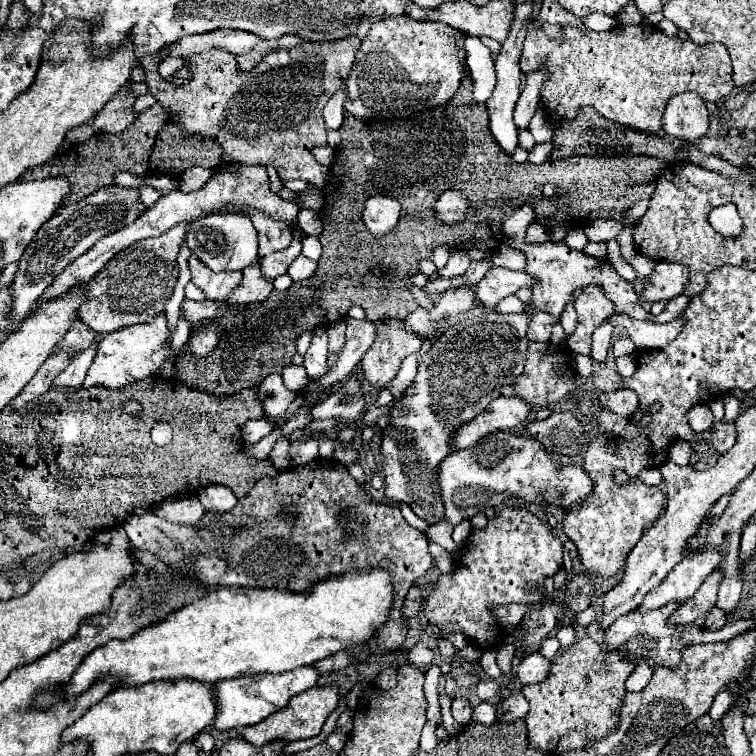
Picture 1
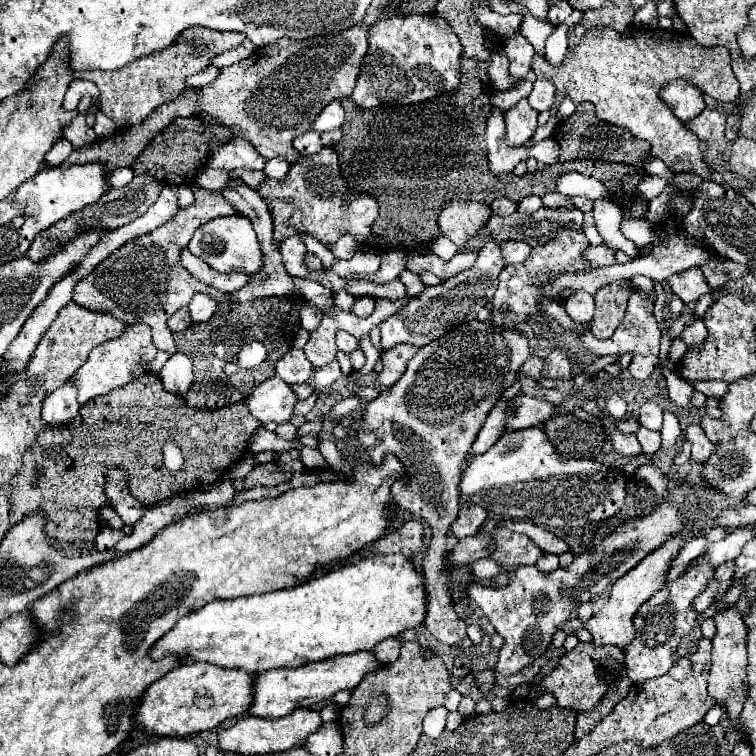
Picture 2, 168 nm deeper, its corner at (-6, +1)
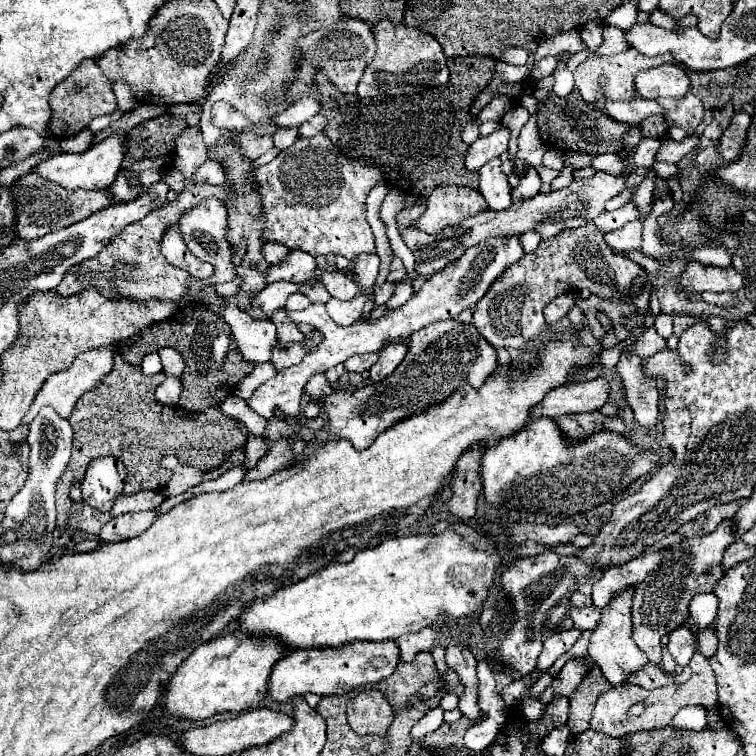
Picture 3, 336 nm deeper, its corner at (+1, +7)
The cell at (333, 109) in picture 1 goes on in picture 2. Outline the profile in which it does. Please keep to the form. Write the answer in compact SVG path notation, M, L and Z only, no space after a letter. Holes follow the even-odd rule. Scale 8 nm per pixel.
M332 101L330 105L326 105L320 115L316 117L316 121L312 123L314 131L330 131L330 129L338 129L344 123L344 109L340 105L340 101Z

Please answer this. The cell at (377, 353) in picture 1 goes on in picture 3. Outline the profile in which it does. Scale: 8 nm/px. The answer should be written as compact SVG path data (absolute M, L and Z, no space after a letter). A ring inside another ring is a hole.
M393 341L393 343L385 345L385 349L381 349L381 353L379 353L377 363L369 369L371 379L381 381L387 375L391 375L397 369L397 365L403 361L405 353L407 353L407 343L403 343L403 341Z

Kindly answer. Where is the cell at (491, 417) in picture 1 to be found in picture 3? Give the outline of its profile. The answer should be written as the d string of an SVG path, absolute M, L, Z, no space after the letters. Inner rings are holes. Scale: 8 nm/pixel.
M599 377L585 383L569 383L551 389L543 401L533 405L531 419L559 417L567 413L585 413L599 409L607 399L609 383Z

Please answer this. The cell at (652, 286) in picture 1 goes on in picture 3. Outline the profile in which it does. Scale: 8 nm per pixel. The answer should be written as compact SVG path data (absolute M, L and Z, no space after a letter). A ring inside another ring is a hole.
M689 261L685 271L681 273L681 287L687 293L723 293L723 291L739 291L743 287L743 277L733 267L705 267L697 261Z

